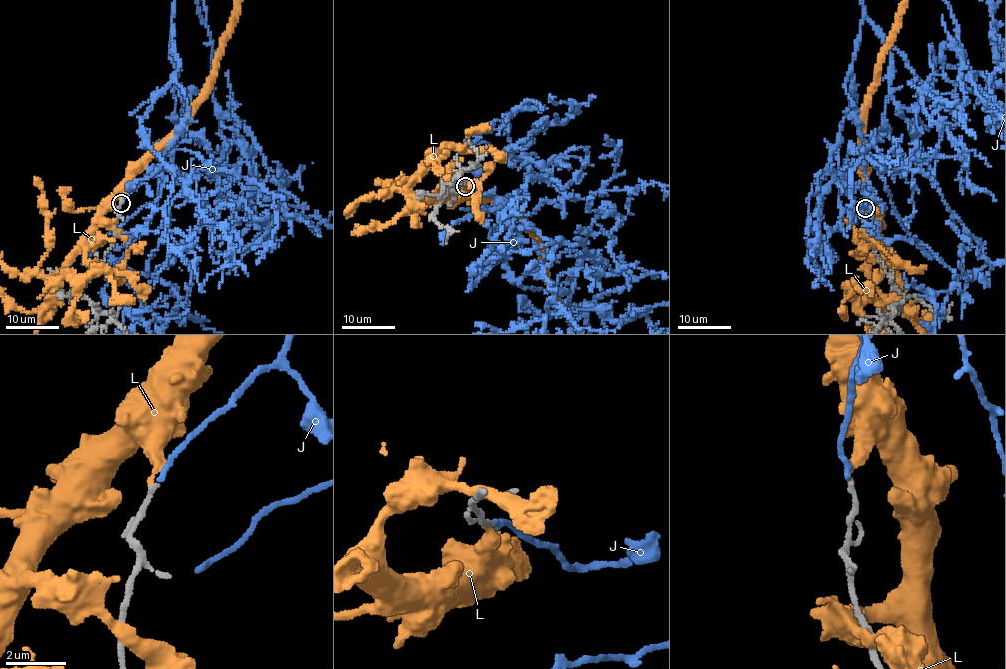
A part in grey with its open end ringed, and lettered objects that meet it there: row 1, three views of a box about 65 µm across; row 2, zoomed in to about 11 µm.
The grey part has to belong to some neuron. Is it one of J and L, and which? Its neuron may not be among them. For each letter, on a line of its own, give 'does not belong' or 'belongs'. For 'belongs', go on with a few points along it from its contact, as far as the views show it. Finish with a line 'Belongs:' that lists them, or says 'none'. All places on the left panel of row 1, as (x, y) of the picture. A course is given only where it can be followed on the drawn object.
J: belongs
L: does not belong
Belongs: J

